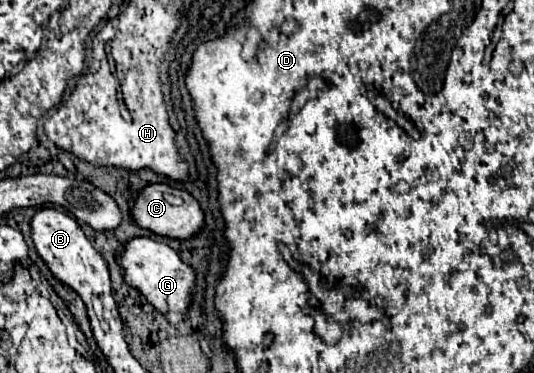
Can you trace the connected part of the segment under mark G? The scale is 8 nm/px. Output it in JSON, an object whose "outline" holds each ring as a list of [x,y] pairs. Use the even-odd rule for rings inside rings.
{"outline":[[[144,236],[132,238],[128,240],[126,248],[116,256],[116,262],[120,264],[126,282],[130,282],[130,286],[144,294],[156,310],[160,310],[162,314],[172,310],[178,314],[186,314],[190,292],[194,288],[194,270],[188,264],[184,264],[170,246]]]}

